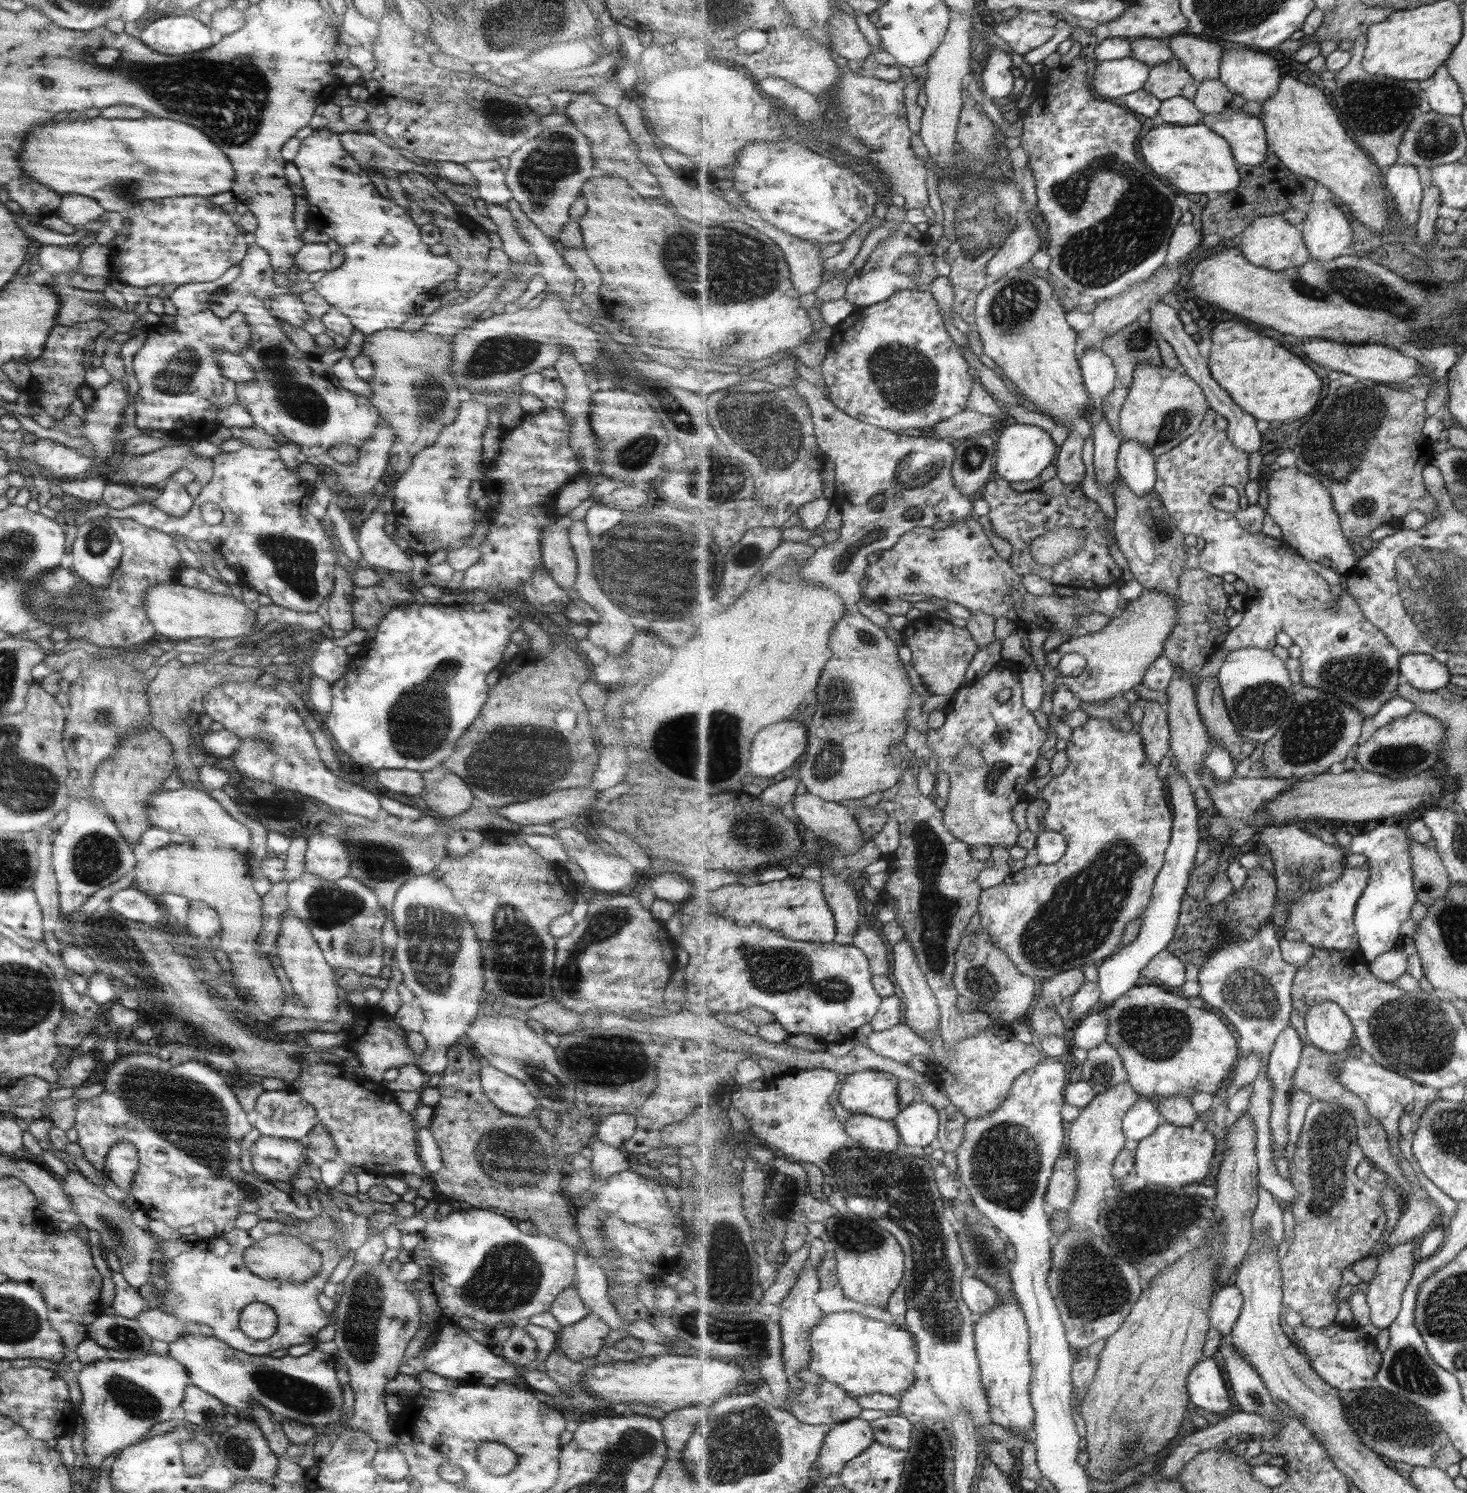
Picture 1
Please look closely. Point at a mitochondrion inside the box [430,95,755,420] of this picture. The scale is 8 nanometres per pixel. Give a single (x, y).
(557, 158)

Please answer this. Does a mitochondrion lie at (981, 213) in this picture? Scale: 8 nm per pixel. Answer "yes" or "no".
yes

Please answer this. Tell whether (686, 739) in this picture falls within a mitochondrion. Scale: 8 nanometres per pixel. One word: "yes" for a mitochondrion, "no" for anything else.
yes

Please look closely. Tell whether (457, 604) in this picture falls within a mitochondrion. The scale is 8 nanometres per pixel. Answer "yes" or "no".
no

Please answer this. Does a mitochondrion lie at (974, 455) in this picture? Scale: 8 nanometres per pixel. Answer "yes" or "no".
yes

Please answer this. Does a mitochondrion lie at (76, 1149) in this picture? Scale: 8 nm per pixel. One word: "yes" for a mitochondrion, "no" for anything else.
no

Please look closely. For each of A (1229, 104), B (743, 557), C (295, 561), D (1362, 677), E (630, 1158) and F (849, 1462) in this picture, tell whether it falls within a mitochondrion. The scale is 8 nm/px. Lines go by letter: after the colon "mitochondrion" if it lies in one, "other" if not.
A: other
B: mitochondrion
C: mitochondrion
D: mitochondrion
E: other
F: other

